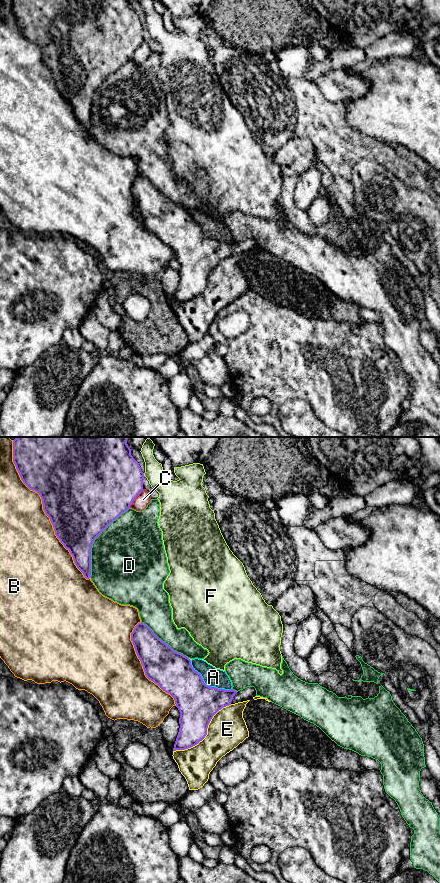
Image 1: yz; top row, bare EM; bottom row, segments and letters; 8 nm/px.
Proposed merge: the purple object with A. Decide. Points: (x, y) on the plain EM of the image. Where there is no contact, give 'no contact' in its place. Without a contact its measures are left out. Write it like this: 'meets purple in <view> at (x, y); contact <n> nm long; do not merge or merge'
meets purple in yz at (205, 236); contact 400 nm long; do not merge

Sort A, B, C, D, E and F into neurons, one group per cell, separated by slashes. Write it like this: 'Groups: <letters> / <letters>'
Groups: A / B / C / D / E / F

